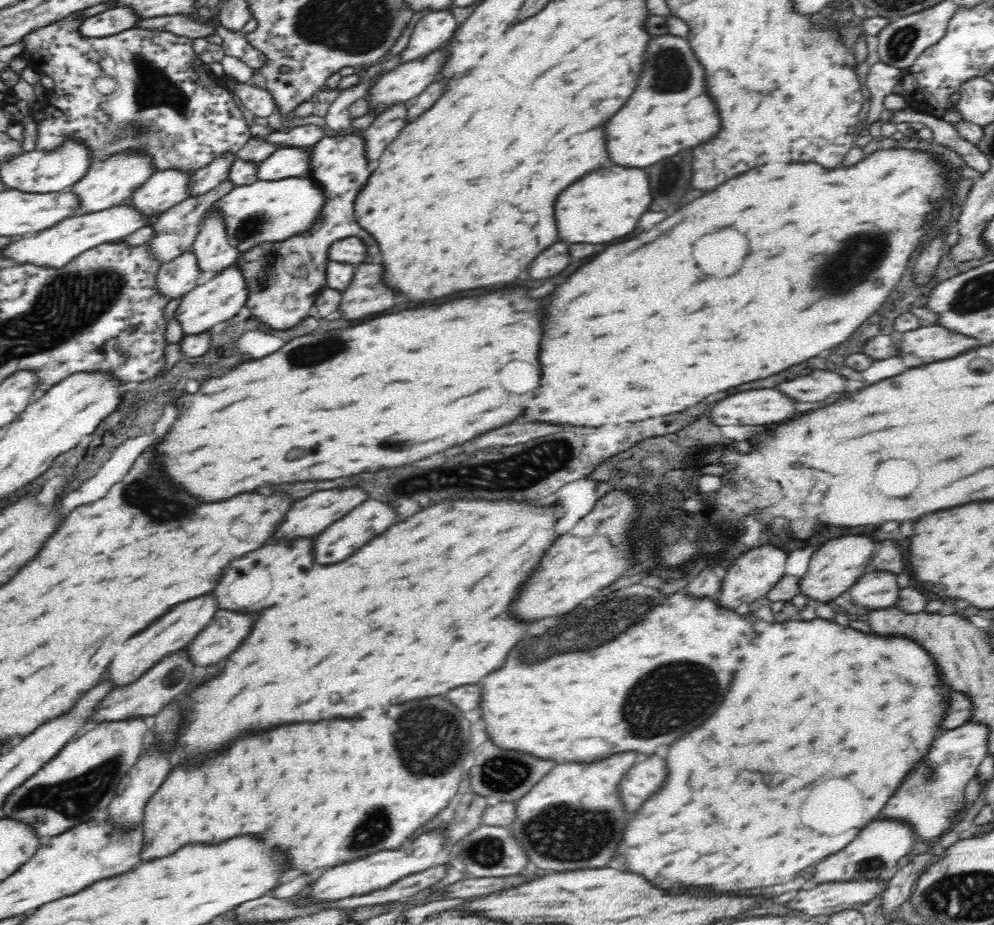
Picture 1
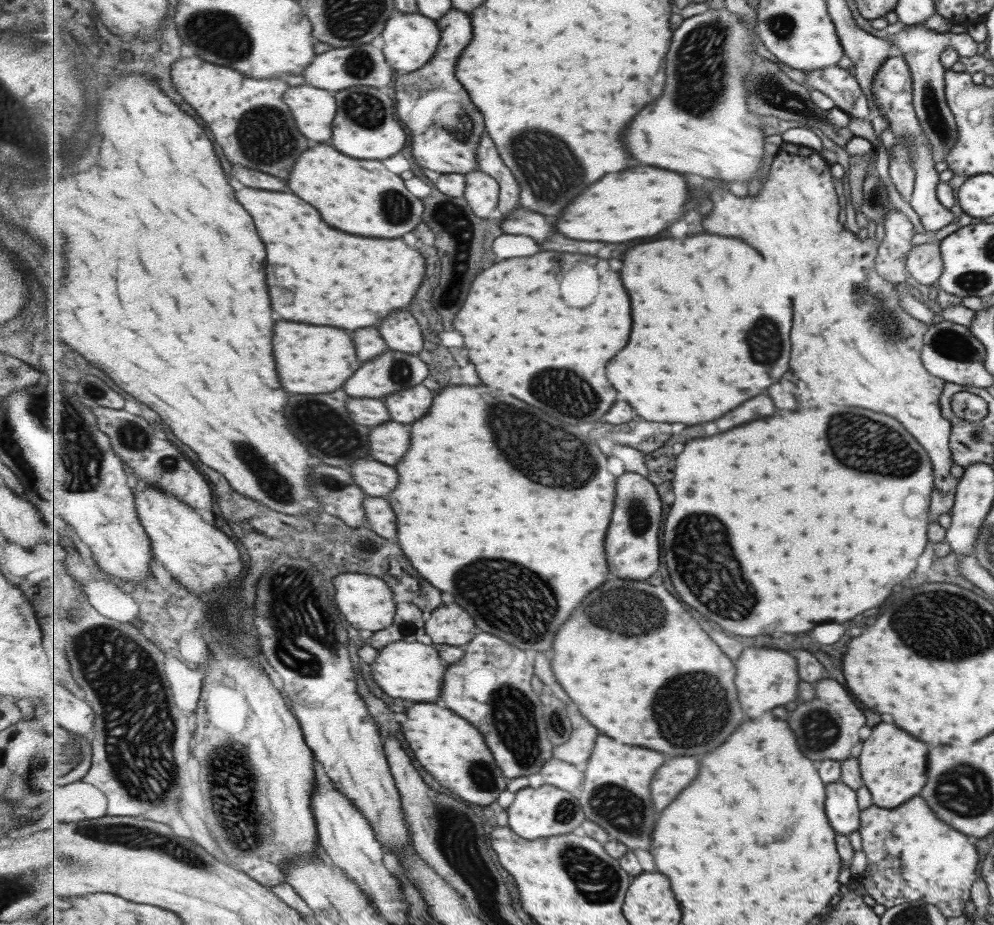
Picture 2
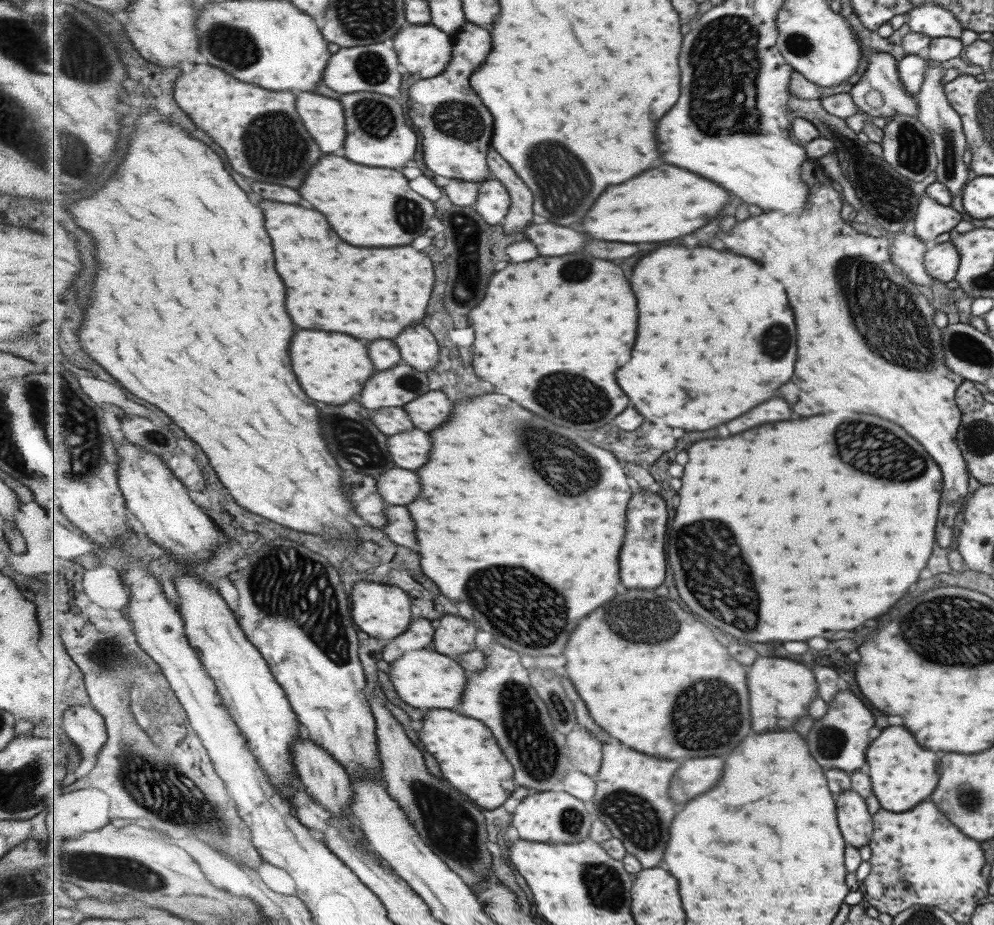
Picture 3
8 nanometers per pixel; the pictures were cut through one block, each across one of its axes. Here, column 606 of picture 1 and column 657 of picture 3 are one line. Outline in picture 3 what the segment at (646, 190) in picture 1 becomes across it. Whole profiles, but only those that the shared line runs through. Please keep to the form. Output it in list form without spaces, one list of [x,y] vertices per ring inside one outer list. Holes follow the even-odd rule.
[[[663,164],[643,172],[637,180],[615,184],[599,196],[599,202],[589,210],[587,220],[583,220],[583,230],[591,238],[611,240],[611,242],[667,242],[683,238],[695,232],[695,228],[705,226],[715,218],[729,202],[729,192],[717,182],[693,174],[689,170]]]

